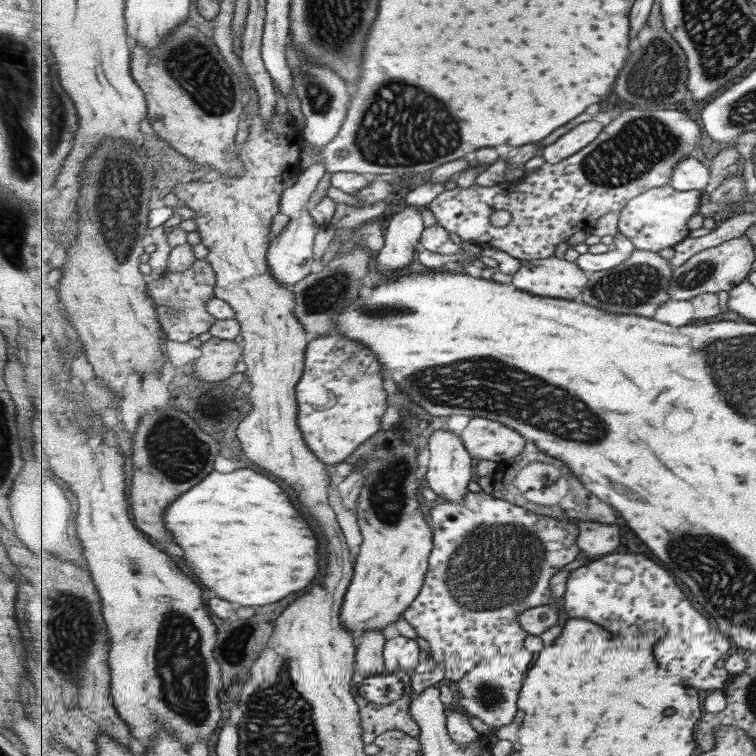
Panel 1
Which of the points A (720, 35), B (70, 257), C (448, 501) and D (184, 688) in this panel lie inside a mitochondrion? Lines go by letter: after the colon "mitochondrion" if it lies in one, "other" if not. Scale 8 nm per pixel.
A: mitochondrion
B: other
C: other
D: mitochondrion

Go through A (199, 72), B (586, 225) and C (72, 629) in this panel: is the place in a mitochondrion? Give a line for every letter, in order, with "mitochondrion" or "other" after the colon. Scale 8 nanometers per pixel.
A: mitochondrion
B: other
C: mitochondrion

